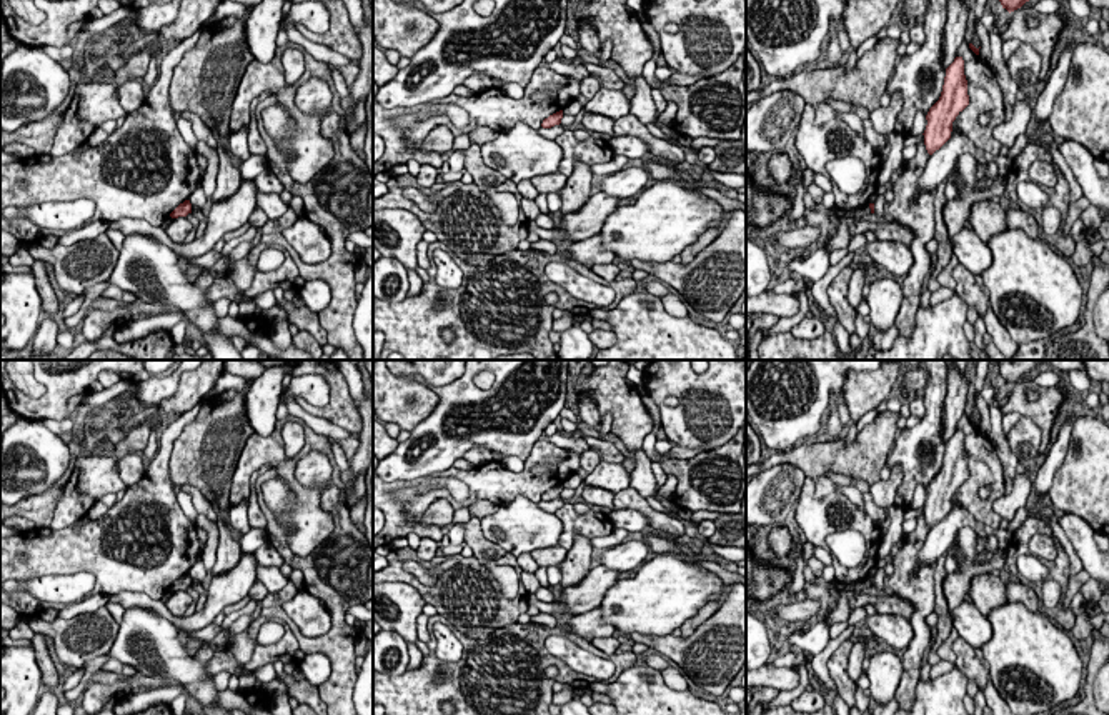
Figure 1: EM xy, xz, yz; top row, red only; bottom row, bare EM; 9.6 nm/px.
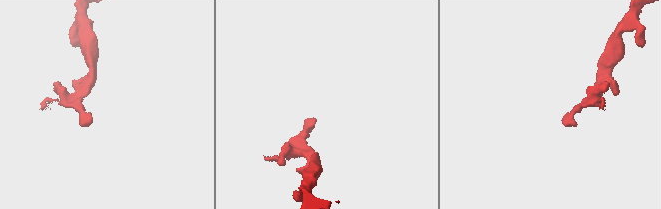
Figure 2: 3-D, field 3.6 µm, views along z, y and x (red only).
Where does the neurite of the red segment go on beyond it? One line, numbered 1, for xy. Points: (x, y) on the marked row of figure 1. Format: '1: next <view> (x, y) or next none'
1: next none

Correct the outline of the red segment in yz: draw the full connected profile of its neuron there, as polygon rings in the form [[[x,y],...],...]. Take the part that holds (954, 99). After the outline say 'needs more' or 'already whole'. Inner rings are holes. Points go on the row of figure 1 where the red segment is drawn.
[[[956,57],[946,68],[944,85],[939,100],[929,108],[924,130],[924,145],[929,155],[939,150],[952,132],[952,122],[969,105],[964,60]]] | already whole

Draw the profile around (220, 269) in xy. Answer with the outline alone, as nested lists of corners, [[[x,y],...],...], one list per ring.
[[[221,257],[211,268],[195,268],[190,265],[186,273],[200,277],[201,273],[208,272],[213,278],[218,278],[226,275],[228,267],[230,267],[228,257]]]

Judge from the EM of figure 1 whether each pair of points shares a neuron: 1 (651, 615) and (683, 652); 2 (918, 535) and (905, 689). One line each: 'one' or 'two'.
1: two
2: one

